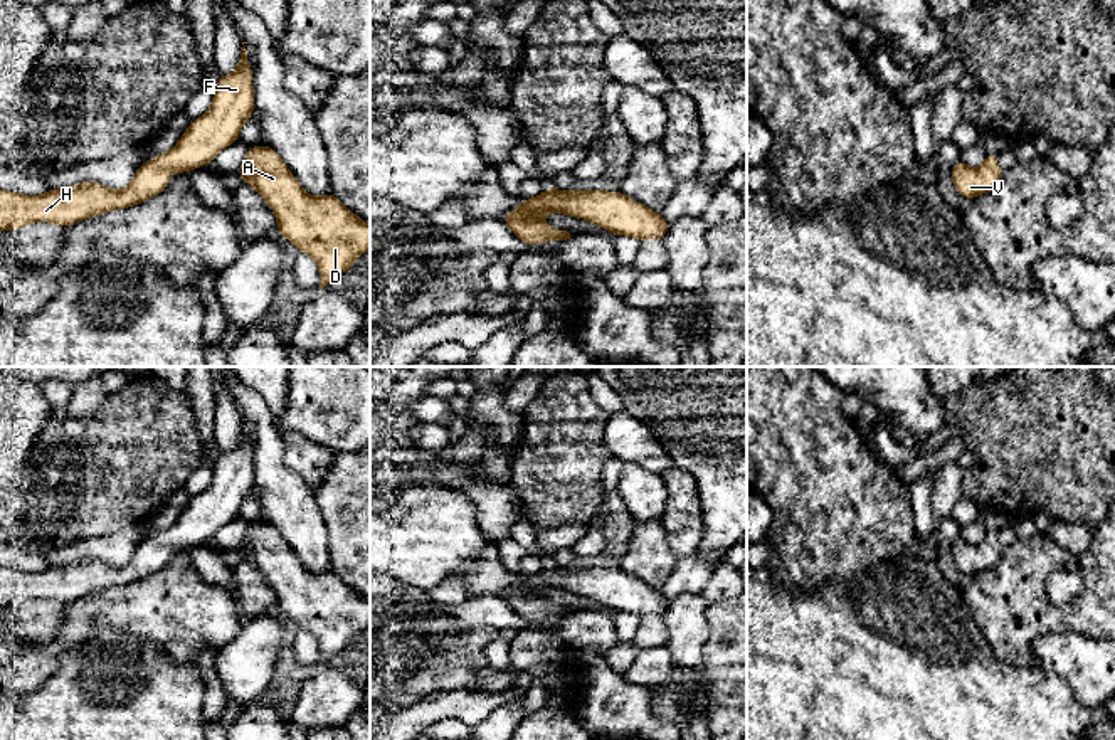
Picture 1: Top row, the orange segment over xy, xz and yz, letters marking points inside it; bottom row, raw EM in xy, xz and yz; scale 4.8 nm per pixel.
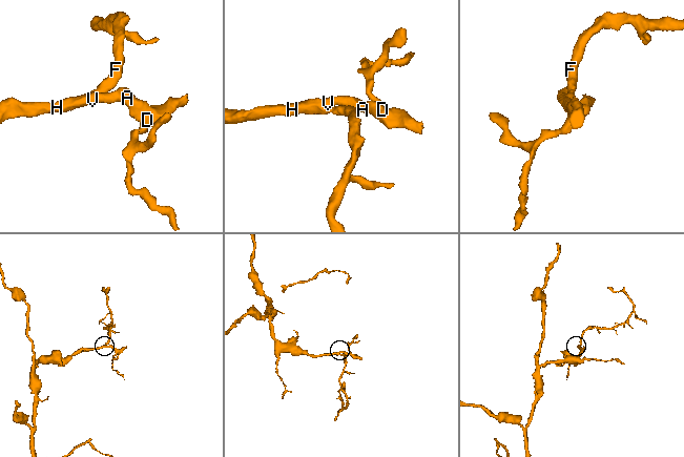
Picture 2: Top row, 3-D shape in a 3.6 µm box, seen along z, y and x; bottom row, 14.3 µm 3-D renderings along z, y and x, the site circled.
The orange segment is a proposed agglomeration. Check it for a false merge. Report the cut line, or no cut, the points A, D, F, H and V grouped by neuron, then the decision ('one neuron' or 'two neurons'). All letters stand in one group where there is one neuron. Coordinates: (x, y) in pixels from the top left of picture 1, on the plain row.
no cut; A D F H V; one neuron

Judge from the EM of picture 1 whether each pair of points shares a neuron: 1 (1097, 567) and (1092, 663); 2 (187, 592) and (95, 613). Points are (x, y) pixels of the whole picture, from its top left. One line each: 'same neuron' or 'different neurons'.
1: different neurons
2: same neuron

